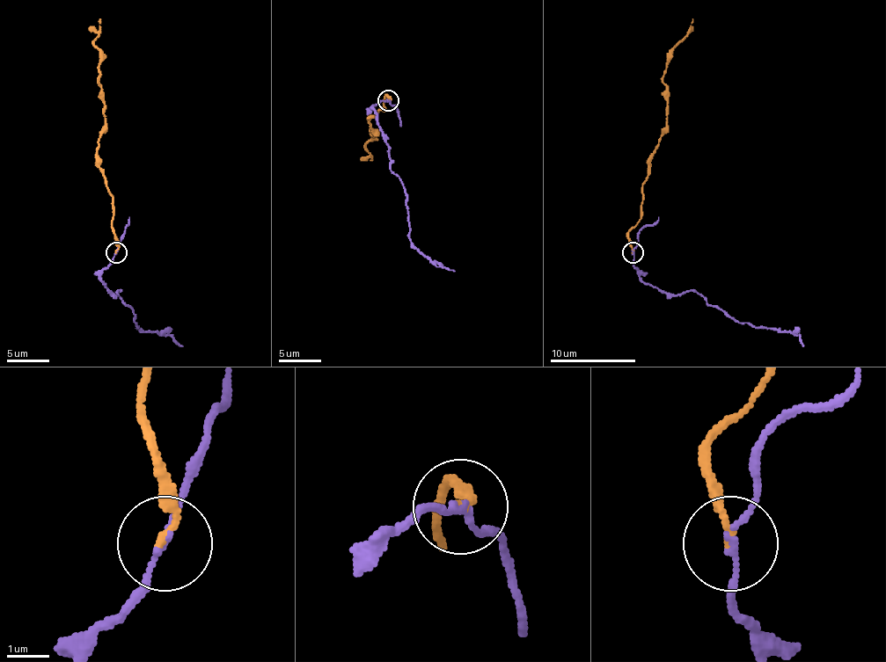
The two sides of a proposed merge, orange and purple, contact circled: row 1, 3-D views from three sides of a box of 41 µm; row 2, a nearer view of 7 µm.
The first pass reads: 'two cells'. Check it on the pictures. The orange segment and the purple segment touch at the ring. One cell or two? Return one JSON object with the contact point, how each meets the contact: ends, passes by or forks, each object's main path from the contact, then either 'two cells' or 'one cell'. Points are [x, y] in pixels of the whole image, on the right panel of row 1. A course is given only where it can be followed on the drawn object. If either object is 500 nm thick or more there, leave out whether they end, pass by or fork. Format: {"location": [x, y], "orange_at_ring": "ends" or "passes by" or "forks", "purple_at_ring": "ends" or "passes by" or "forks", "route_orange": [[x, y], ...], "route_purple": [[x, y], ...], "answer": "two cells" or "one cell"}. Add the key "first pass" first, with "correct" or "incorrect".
{"first pass": "correct", "location": [633, 252], "orange_at_ring": "ends", "purple_at_ring": "passes by", "route_orange": [[633, 251], [628, 235], [640, 217], [643, 181], [666, 126], [662, 81], [666, 54], [691, 19]], "route_purple": [[633, 251], [640, 280], [670, 294], [696, 290], [709, 305], [732, 317], [796, 332], [802, 345]], "answer": "two cells"}

